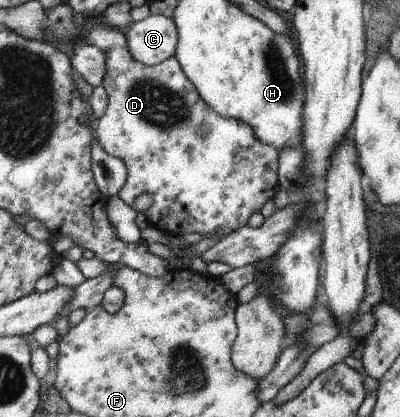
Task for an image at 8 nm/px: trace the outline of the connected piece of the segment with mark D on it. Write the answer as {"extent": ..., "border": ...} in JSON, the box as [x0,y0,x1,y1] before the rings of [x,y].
{"extent":[76,19,278,240],"border":[[[80,19],[82,25],[76,27],[76,39],[104,49],[106,55],[107,75],[101,85],[107,91],[108,107],[104,117],[96,120],[96,137],[108,155],[122,159],[126,165],[127,179],[118,197],[134,207],[141,193],[152,195],[154,203],[144,215],[154,229],[168,235],[198,233],[221,240],[248,225],[250,215],[258,213],[268,197],[274,195],[278,183],[278,149],[258,141],[250,125],[212,111],[175,56],[158,65],[144,65],[132,57],[125,31],[108,26],[104,19]]]}

